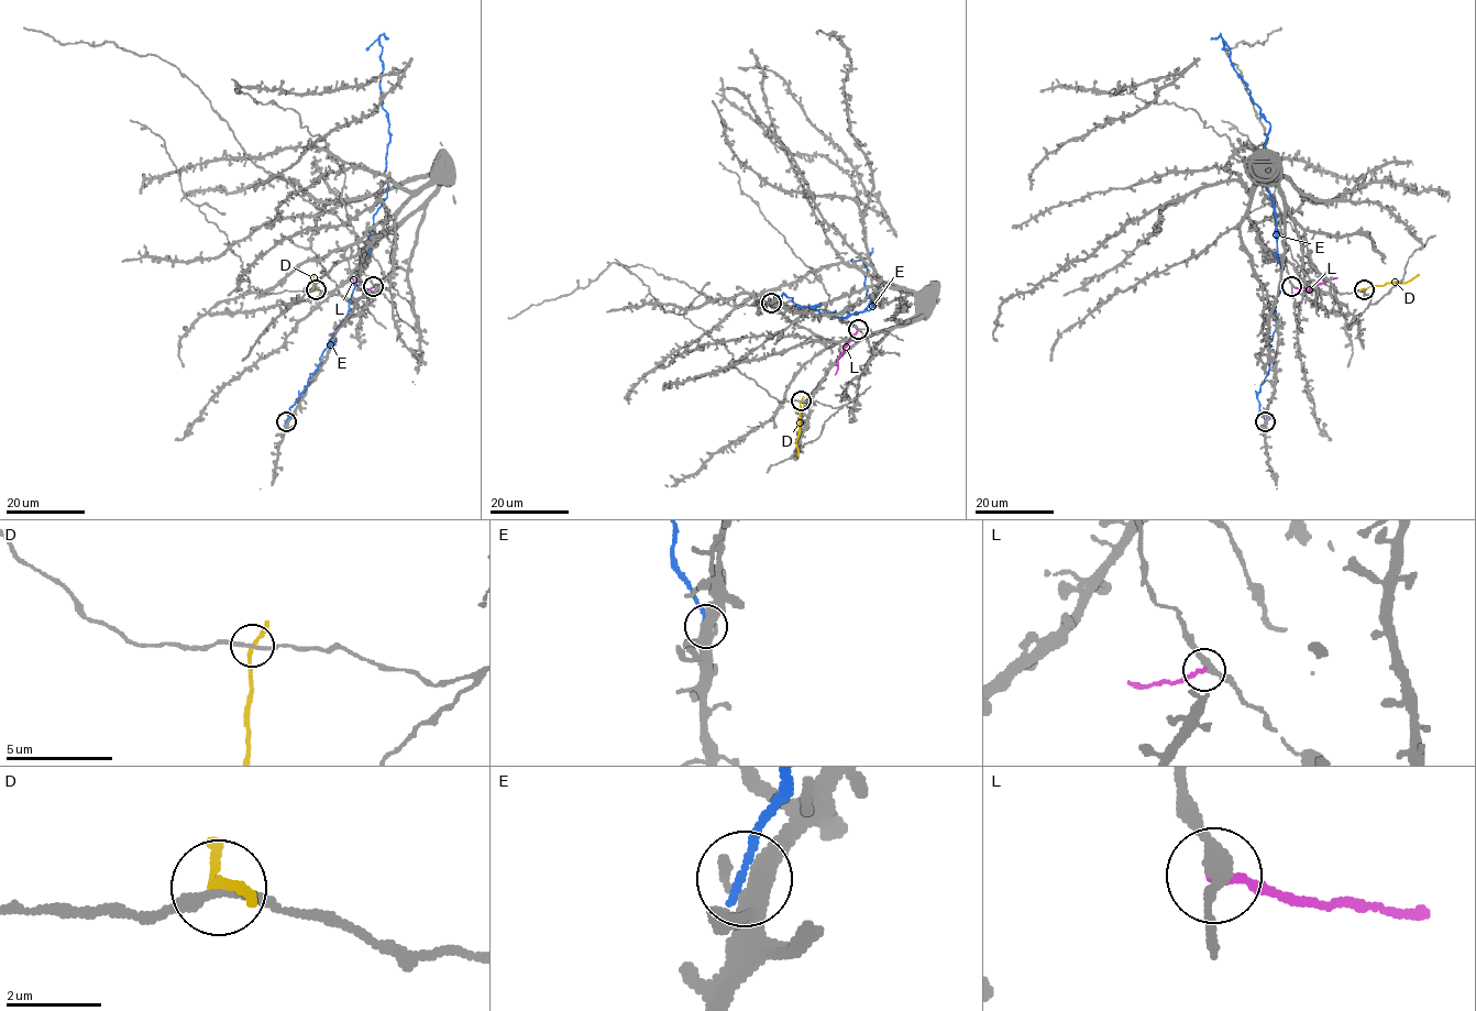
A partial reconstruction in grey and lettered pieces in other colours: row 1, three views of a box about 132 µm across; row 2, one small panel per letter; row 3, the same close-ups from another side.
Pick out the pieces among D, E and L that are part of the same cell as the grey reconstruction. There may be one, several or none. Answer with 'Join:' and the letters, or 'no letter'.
Join: no letter

